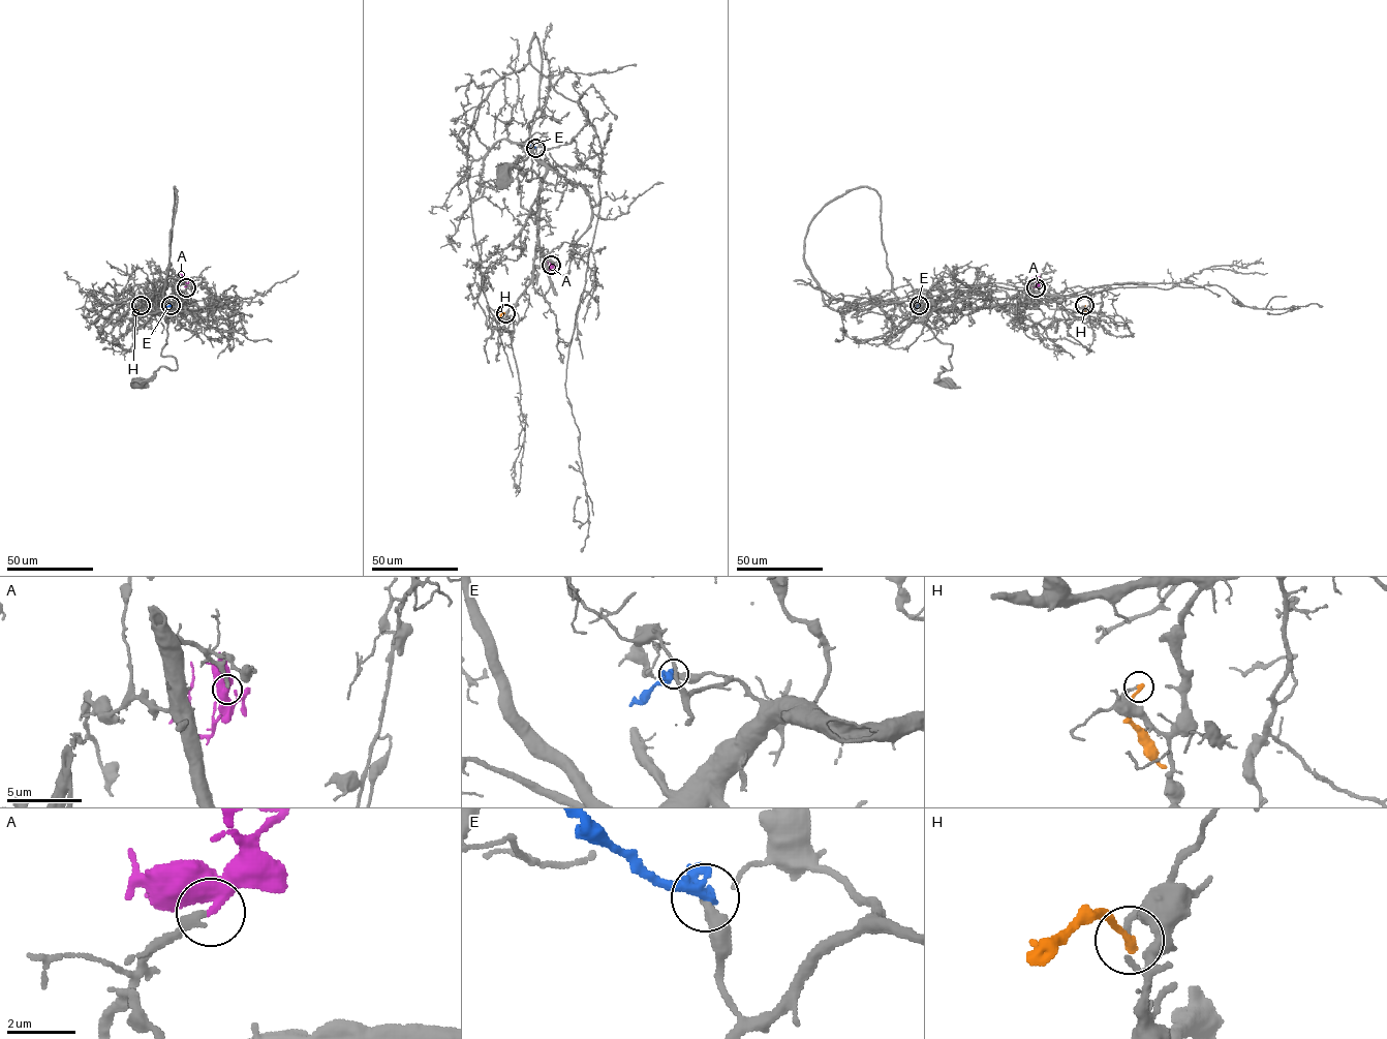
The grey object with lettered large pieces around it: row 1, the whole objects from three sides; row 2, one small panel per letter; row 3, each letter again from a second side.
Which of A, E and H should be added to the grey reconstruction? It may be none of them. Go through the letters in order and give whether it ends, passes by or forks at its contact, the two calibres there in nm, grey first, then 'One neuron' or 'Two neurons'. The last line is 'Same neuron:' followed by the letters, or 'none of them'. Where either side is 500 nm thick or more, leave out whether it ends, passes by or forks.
A: It ends there. Thickness 240 nm (grey) against 460 nm. One neuron
E: Thickness 400 nm (grey) against 550 nm. Two neurons
H: It ends there. Thickness 180 nm (grey) against 240 nm. Two neurons
Same neuron: A

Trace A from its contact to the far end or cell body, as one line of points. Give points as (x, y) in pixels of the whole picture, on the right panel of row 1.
A: (1036, 287), (1041, 280), (1037, 276), (1040, 273)

